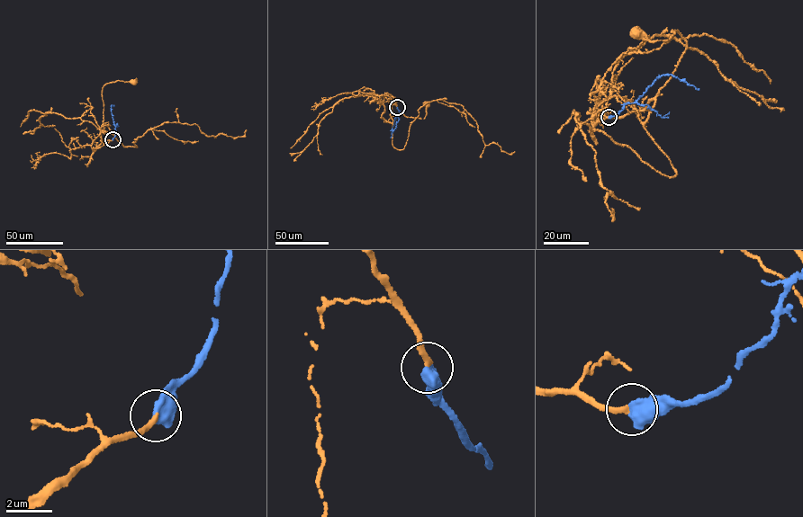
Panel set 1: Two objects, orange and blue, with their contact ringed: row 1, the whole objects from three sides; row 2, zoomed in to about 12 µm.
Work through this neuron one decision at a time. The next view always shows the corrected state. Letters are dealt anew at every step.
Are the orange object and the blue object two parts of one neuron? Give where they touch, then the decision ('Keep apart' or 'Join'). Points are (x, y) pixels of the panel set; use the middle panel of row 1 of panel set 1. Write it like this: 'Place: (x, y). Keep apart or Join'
Place: (397, 107). Join

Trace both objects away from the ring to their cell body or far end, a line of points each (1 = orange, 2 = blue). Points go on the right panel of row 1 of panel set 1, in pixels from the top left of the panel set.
1: (609, 117), (587, 113), (600, 120), (643, 111), (686, 48), (677, 31), (667, 42), (637, 32)
2: (609, 117), (615, 117), (627, 103), (634, 102), (663, 75), (672, 75), (699, 90)

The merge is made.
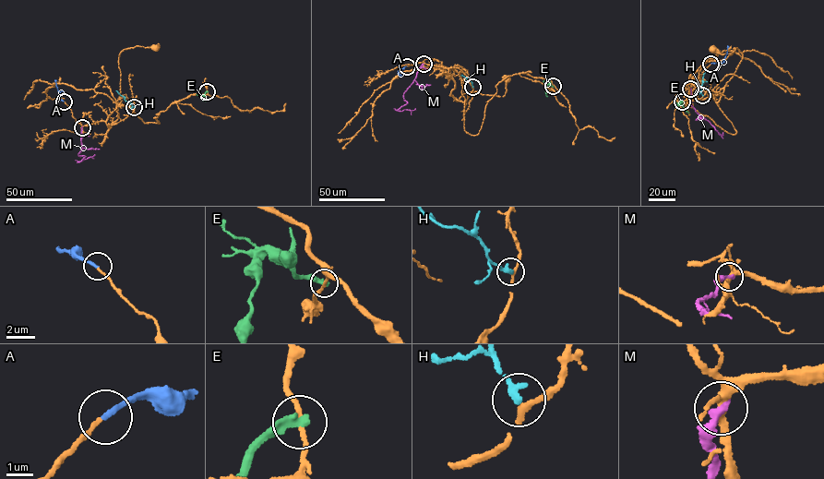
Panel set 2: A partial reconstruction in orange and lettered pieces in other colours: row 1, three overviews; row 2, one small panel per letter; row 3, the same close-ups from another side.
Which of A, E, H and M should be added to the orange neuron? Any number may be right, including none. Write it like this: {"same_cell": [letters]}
{"same_cell": ["A"]}

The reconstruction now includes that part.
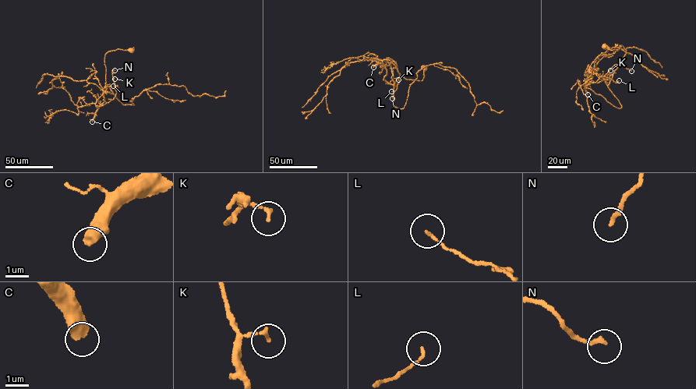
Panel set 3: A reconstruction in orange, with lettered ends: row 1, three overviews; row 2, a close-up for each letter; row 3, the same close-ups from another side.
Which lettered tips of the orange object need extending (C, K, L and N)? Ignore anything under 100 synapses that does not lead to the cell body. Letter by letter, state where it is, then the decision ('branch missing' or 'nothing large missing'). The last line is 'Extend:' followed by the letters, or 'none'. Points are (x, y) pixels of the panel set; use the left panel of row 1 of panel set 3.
C: place (92, 122); branch missing
K: place (114, 79); nothing large missing
L: place (113, 86); nothing large missing
N: place (114, 70); nothing large missing
Extend: C

